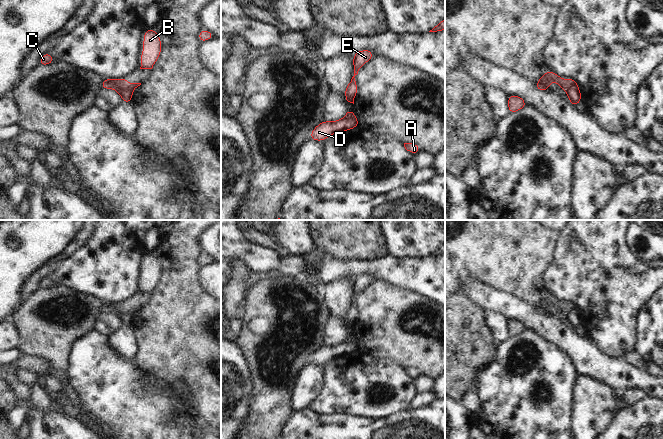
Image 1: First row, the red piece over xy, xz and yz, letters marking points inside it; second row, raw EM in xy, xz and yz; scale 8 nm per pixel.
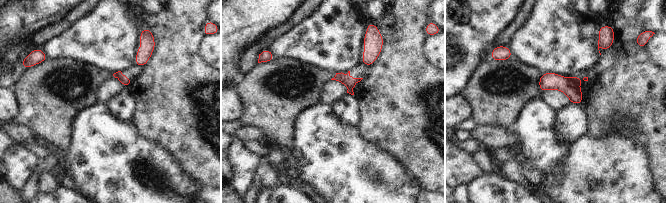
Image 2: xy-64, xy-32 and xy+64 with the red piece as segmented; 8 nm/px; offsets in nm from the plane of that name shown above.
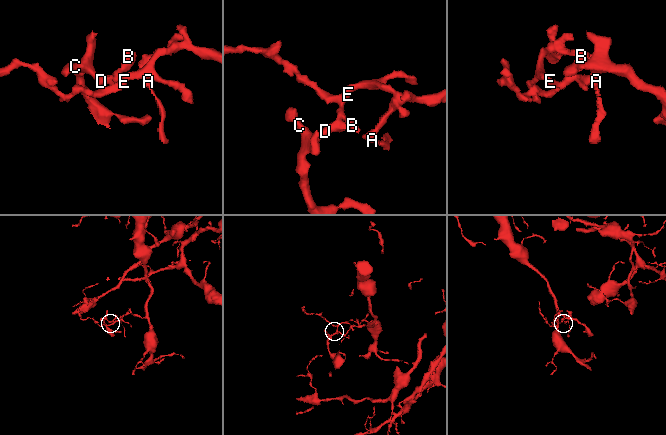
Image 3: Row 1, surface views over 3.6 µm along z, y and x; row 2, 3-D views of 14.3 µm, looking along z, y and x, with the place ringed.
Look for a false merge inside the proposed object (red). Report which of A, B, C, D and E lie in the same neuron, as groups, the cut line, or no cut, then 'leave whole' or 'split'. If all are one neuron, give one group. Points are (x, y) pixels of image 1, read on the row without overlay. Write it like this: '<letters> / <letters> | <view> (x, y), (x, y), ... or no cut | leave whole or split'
A B E / C D | xy (105, 304), (110, 304), (120, 313), (132, 315) | split

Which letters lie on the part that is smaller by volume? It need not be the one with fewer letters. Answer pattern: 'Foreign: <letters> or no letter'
Foreign: C, D

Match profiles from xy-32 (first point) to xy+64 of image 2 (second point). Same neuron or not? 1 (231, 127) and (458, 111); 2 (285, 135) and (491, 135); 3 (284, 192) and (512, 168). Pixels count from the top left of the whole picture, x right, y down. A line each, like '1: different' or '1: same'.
1: different
2: different
3: different

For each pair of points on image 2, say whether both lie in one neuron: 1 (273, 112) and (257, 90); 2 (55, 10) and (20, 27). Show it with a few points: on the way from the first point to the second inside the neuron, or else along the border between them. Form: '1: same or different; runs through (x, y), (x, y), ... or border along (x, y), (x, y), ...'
1: same; runs through (273, 107), (262, 95)
2: same; runs through (46, 10), (38, 10), (29, 18)

